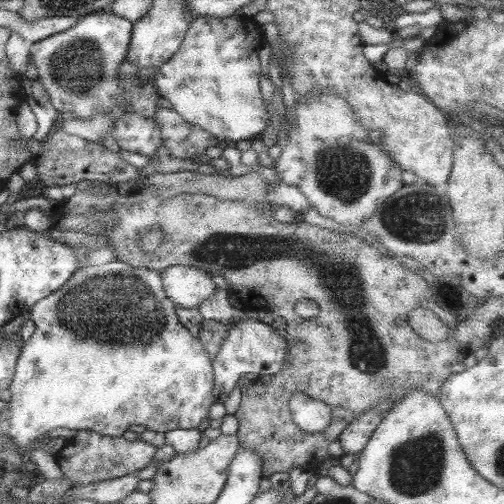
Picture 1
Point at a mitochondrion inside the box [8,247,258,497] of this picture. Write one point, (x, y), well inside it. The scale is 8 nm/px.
(107, 311)

